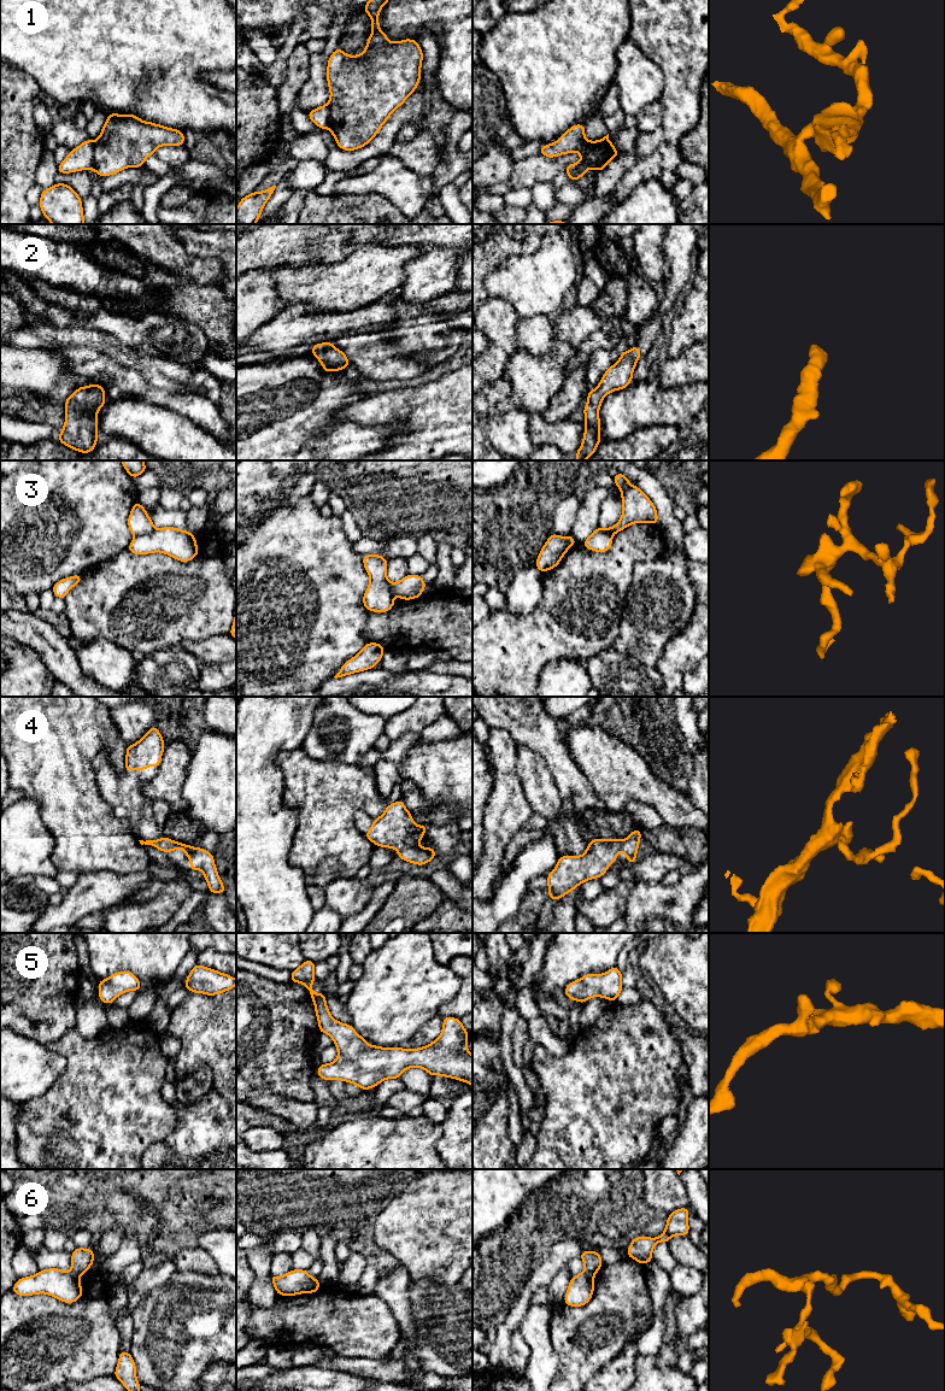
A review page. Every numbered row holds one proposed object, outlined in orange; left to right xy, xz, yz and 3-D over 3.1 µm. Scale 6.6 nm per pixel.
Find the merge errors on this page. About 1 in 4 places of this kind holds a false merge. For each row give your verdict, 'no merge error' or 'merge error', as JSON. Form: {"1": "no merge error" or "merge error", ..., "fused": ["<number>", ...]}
{"1": "merge error", "2": "no merge error", "3": "merge error", "4": "no merge error", "5": "no merge error", "6": "merge error", "fused": ["1", "3", "6"]}

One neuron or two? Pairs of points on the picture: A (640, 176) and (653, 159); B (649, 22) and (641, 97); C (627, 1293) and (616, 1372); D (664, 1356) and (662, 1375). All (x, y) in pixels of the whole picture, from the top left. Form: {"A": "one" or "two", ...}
{"A": "one", "B": "two", "C": "two", "D": "two"}

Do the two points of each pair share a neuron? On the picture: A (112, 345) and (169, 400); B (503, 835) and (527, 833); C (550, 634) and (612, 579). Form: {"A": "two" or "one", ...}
{"A": "two", "B": "two", "C": "one"}

